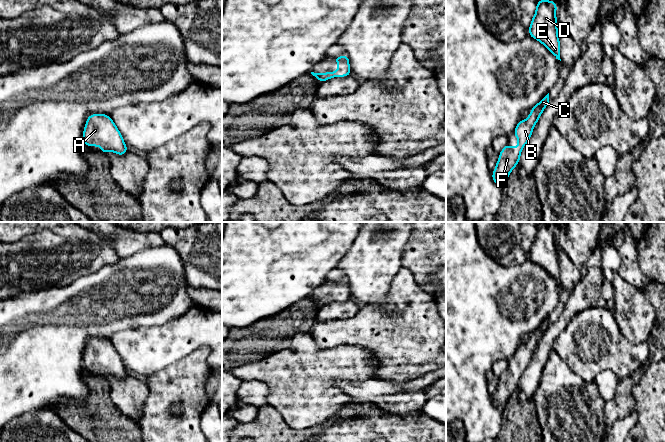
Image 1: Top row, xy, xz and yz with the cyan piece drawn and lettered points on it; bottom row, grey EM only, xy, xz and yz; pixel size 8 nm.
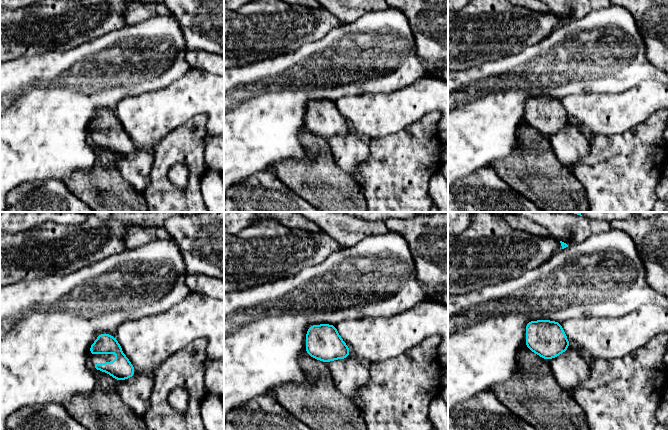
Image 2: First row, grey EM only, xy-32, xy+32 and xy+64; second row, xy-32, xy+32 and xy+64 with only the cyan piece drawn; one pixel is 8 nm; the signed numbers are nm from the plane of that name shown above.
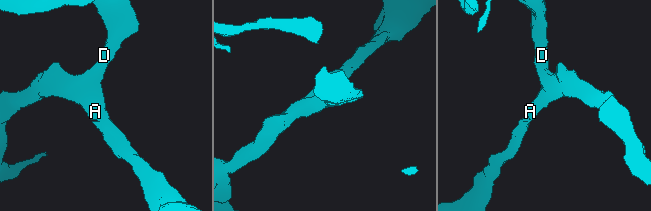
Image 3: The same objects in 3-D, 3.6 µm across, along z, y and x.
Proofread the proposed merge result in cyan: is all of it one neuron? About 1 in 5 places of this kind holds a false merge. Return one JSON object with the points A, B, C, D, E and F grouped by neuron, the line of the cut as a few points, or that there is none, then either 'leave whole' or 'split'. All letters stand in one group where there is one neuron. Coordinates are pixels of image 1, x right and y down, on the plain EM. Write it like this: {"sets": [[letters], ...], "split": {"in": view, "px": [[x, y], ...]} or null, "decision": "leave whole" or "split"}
{"sets": [["A", "B", "C", "D", "E", "F"]], "split": null, "decision": "leave whole"}

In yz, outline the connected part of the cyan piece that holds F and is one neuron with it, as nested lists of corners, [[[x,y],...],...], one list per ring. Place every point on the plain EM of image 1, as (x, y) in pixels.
[[[548,317],[536,330],[531,332],[531,338],[526,344],[517,347],[514,358],[518,363],[519,369],[516,372],[513,372],[507,368],[502,373],[492,398],[493,405],[498,410],[503,410],[512,393],[518,389],[521,375],[529,365],[535,348],[549,326],[550,323]]]

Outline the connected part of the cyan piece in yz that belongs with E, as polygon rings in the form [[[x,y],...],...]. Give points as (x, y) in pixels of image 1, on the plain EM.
[[[537,225],[537,232],[529,252],[529,259],[540,265],[560,284],[560,266],[554,225]]]

